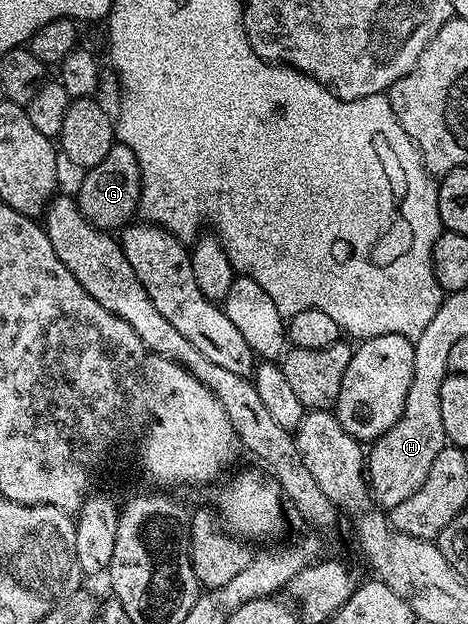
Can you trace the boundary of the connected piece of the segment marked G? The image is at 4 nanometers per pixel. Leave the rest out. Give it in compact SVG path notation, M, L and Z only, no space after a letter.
M117 141L110 152L106 152L106 160L96 167L85 169L82 176L84 179L80 182L80 191L75 191L74 197L82 216L86 216L90 224L99 230L116 232L135 219L132 217L141 209L140 169L138 159L134 157L134 152L130 152L130 148L126 148L126 144Z

